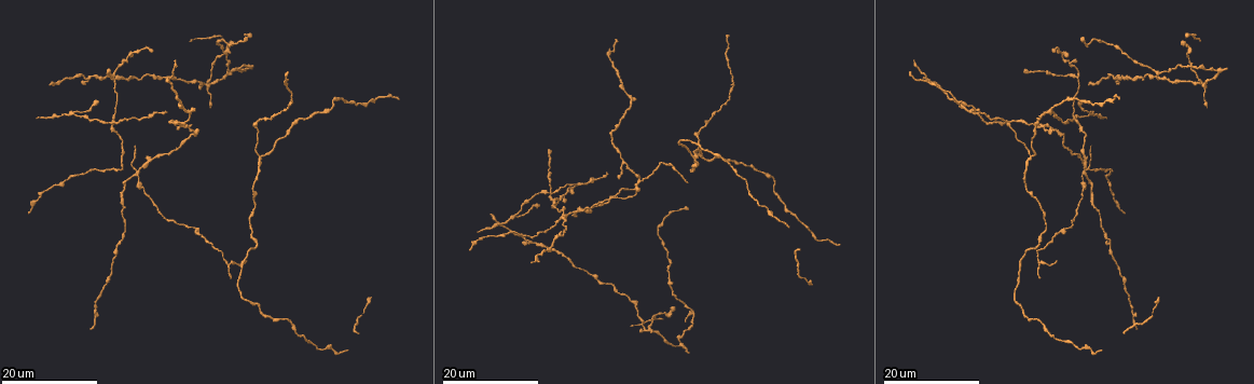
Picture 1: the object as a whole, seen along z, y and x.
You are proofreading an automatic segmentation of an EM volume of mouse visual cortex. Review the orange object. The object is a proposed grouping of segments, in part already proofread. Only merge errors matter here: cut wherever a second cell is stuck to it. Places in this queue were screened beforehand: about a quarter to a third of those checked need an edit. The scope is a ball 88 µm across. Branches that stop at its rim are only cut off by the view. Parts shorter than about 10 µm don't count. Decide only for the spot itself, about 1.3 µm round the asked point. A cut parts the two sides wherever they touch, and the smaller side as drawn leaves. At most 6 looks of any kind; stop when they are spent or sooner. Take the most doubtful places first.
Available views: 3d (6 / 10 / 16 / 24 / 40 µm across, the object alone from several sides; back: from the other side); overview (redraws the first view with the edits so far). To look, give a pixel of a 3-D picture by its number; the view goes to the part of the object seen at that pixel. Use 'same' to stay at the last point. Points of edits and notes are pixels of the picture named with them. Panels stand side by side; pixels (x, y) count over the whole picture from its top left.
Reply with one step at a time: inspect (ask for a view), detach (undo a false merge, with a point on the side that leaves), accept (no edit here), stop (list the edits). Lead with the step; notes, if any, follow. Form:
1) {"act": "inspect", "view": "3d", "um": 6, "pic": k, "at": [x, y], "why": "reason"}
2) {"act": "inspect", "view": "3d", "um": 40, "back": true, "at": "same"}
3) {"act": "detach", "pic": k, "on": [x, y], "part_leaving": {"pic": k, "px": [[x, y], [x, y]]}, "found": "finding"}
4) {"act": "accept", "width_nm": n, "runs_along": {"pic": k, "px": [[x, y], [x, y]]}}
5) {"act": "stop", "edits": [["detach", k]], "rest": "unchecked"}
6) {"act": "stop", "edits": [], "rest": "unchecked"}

{"act": "inspect", "view": "3d", "um": 24, "pic": 1, "at": [1201, 83], "why": "looks like a crossing"}

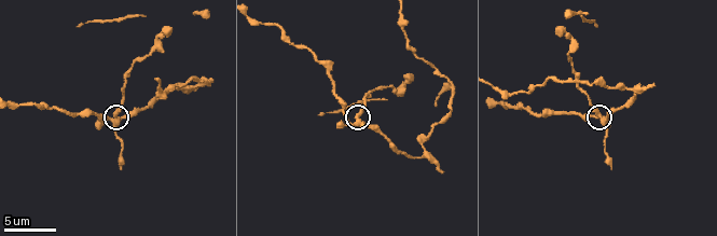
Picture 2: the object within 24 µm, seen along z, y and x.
{"act": "inspect", "view": "3d", "um": 6, "pic": 2, "at": [601, 117]}

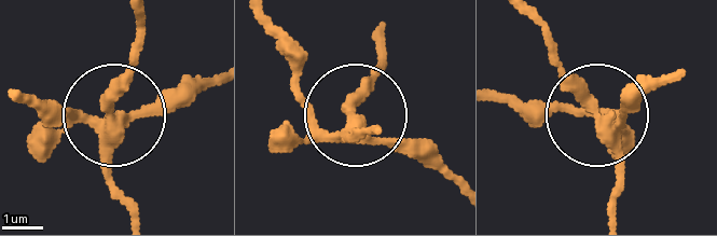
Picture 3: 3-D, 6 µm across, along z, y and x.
{"act": "detach", "pic": 3, "on": [116, 188], "width_nm": 310, "part_leaving": {"pic": 3, "px": [[109, 123], [109, 93], [136, 52], [139, 21]]}, "found": "two cells meet here"}

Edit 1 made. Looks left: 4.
{"act": "inspect", "view": "3d", "um": 24, "pic": 1, "at": [1084, 171], "why": "four or more arms meet"}

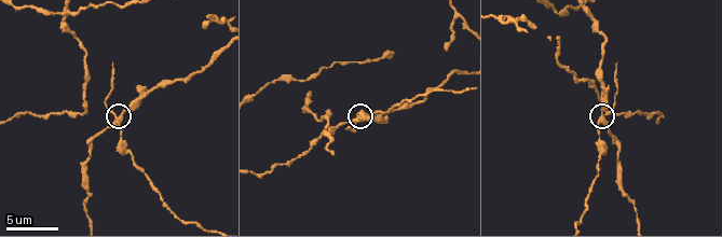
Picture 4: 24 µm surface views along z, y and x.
{"act": "inspect", "view": "3d", "um": 10, "pic": 4, "at": [122, 119]}

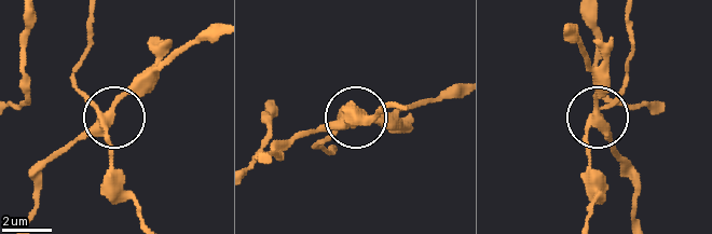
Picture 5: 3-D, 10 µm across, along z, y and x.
{"act": "detach", "pic": 5, "on": [87, 98], "arms": 4, "part_leaving": {"pic": 5, "px": [[101, 121], [117, 187], [139, 218]]}, "found": "a second cell is stuck on"}

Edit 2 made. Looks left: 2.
{"act": "inspect", "view": "3d", "um": 10, "pic": 4, "at": [305, 95], "why": "two arms in line, one across"}

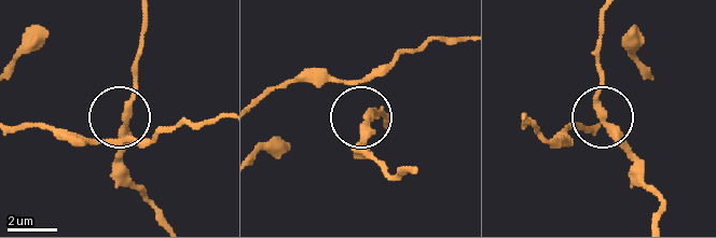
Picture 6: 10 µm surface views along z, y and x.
{"act": "accept", "width_nm": 260, "runs_along": {"pic": 6, "px": [[655, 218], [659, 198], [603, 112], [599, 53]]}, "found": "one cell here"}

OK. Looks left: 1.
{"act": "stop", "edits": [["detach", 3], ["detach", 5]], "rest": "unchecked"}

